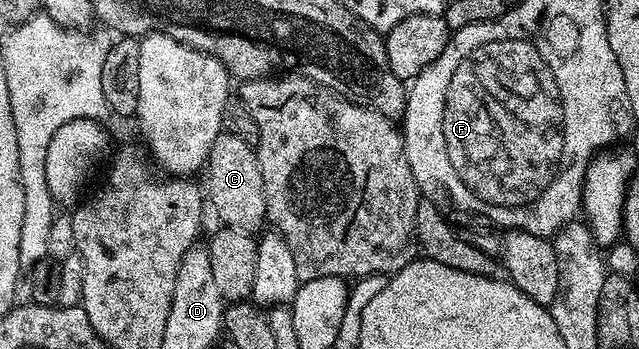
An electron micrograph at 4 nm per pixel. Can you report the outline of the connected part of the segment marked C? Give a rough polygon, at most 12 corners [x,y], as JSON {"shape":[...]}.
{"shape":[[223,130],[206,192],[223,227],[265,227],[257,149]]}

